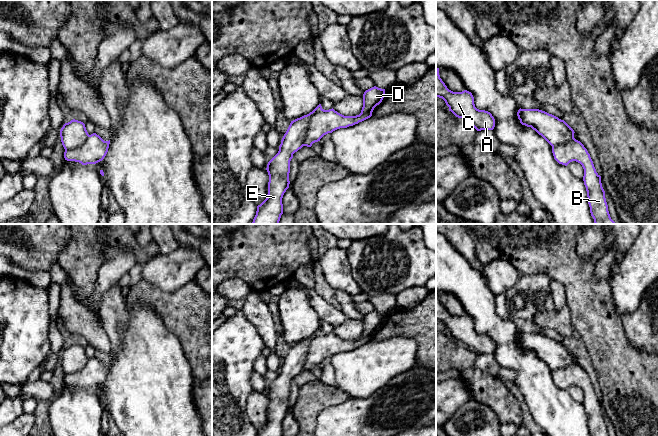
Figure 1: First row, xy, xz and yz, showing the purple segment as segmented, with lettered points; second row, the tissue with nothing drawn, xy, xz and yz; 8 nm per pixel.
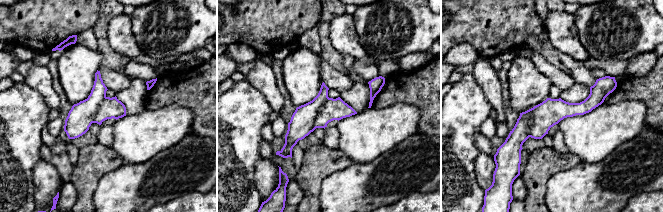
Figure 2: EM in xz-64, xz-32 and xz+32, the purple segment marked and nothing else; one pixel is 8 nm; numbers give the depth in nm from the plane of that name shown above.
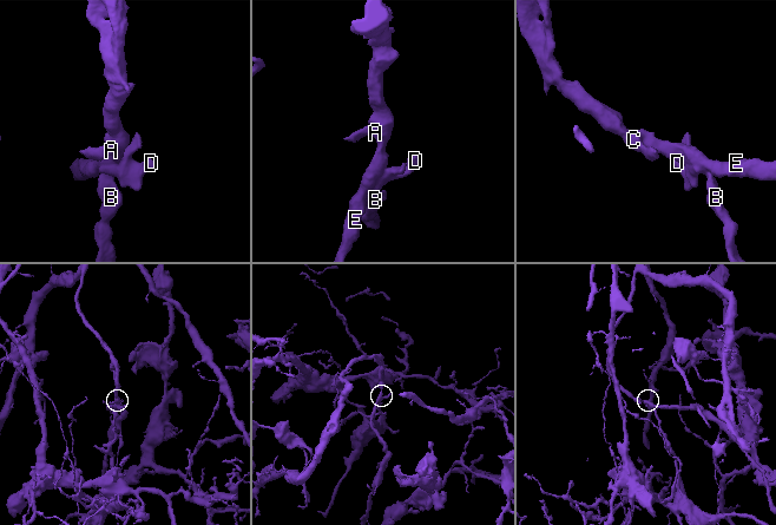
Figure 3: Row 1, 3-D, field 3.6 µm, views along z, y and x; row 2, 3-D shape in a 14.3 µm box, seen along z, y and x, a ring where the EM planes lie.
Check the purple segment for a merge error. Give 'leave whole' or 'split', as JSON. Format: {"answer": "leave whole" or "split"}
{"answer": "split"}

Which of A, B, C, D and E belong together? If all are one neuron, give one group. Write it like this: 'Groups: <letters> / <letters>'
Groups: A C E / B D

